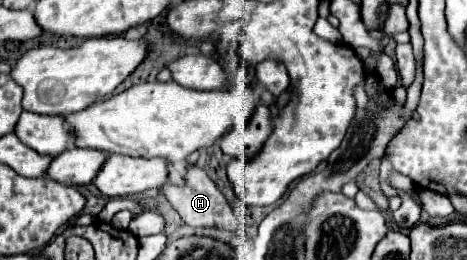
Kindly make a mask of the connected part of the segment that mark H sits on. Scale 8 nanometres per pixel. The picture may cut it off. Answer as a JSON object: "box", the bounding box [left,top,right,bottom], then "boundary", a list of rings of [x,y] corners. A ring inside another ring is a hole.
{"box":[160,164,240,230],"boundary":[[[186,164],[184,180],[186,180],[184,186],[174,186],[174,184],[166,182],[160,188],[160,192],[178,210],[178,214],[182,216],[182,220],[186,224],[190,224],[190,226],[224,226],[226,230],[240,230],[240,222],[234,216],[232,208],[228,206],[226,198],[216,188],[216,184],[212,184],[212,180],[206,176],[206,172],[202,168],[198,168],[196,164]]]}

